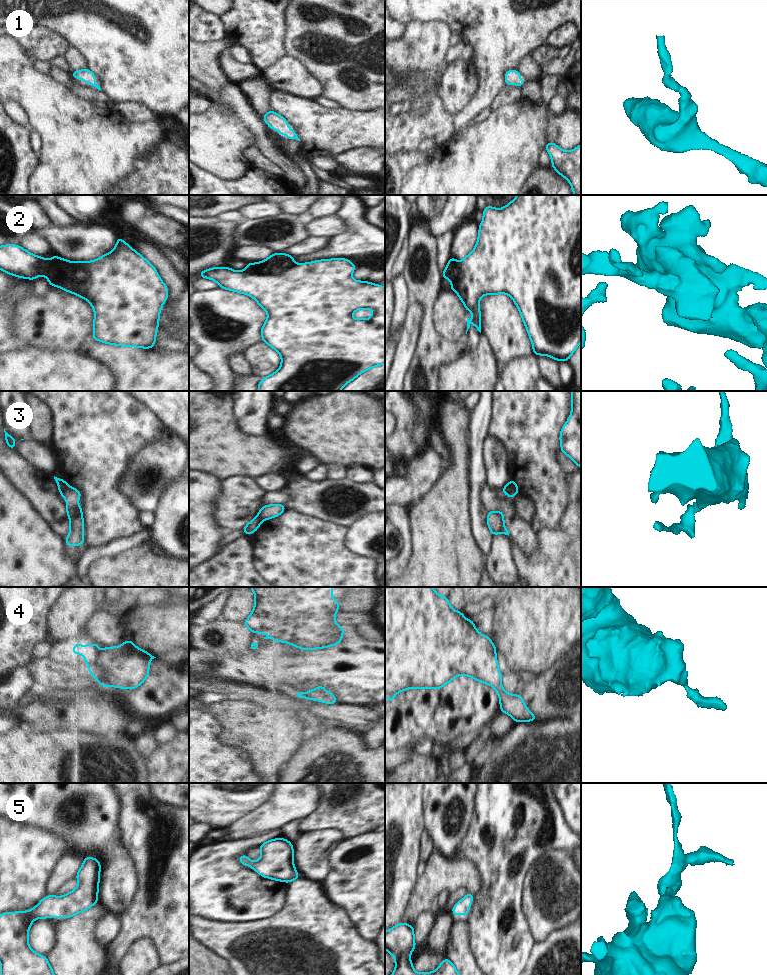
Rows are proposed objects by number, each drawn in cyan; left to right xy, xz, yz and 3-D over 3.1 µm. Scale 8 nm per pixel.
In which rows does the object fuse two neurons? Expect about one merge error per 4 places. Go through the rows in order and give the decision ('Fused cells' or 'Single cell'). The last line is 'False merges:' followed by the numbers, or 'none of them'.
1: Single cell
2: Single cell
3: Fused cells
4: Single cell
5: Single cell
False merges: 3

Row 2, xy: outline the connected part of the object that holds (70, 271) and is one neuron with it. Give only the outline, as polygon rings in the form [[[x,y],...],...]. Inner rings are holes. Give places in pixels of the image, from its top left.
[[[121,238],[116,240],[113,251],[87,262],[71,262],[55,255],[47,260],[20,245],[3,245],[0,246],[0,270],[32,281],[45,276],[50,286],[86,299],[95,312],[92,339],[111,345],[150,349],[156,342],[159,314],[168,297],[168,288],[151,263]]]

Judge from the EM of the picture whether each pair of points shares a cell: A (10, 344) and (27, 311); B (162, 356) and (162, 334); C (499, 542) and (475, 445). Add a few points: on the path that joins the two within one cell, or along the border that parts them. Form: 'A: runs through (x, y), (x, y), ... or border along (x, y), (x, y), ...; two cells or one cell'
A: border along (12, 312), (11, 330), (27, 344); two cells
B: border along (156, 347), (161, 348); two cells
C: border along (493, 535), (491, 550), (486, 556); two cells

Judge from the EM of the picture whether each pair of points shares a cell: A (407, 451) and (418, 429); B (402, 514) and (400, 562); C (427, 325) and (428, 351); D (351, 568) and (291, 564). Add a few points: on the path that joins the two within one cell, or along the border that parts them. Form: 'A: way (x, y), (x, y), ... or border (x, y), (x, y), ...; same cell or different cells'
A: border (415, 417), (412, 426), (412, 442), (417, 454); different cells
B: way (403, 526), (406, 534), (406, 550); same cell
C: way (427, 331), (428, 345); same cell
D: way (336, 568), (312, 568), (306, 564); same cell

